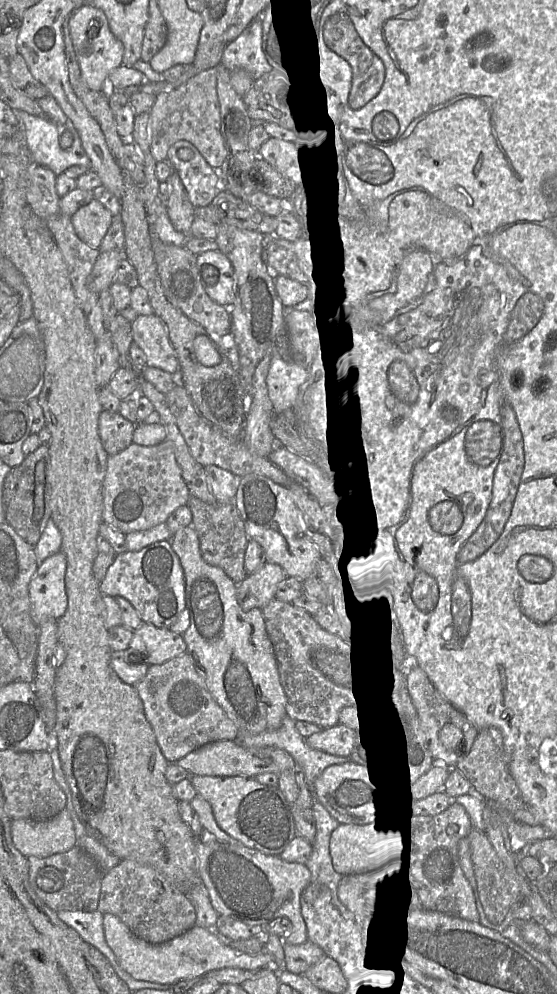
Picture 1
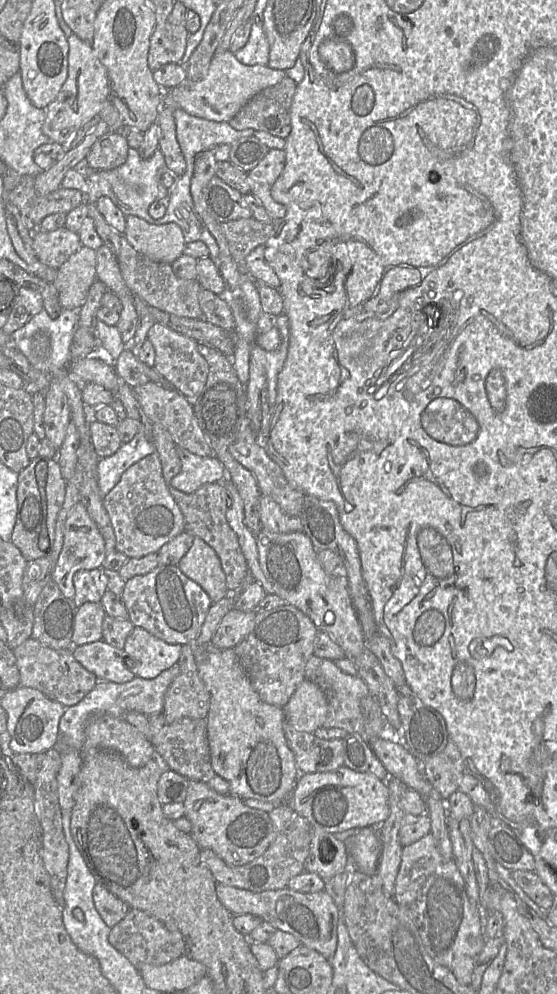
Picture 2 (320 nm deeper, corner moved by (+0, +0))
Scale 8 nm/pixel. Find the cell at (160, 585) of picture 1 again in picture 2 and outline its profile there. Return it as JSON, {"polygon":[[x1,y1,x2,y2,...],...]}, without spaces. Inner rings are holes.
{"polygon":[[158,565,145,575,130,578,125,582,120,600,134,627,144,628,167,643,180,645,193,645,212,604,203,588,185,576,177,565]]}

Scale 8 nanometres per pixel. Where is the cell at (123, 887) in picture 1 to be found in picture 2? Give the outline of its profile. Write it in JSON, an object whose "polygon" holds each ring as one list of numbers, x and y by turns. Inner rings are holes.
{"polygon":[[129,909,125,917,111,928,108,941,136,969,147,964,164,965,185,954,184,944,179,936,172,934,155,917,137,909]]}

